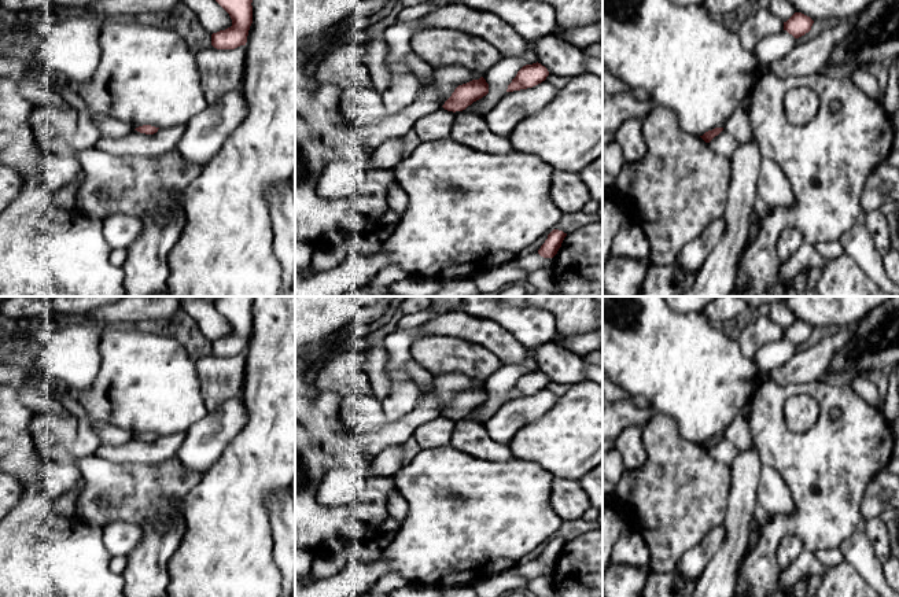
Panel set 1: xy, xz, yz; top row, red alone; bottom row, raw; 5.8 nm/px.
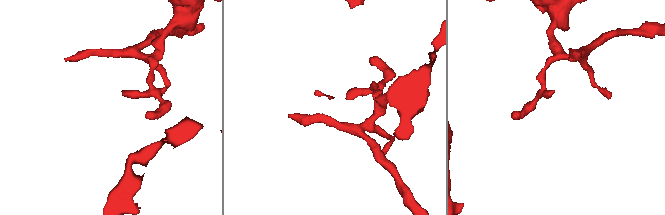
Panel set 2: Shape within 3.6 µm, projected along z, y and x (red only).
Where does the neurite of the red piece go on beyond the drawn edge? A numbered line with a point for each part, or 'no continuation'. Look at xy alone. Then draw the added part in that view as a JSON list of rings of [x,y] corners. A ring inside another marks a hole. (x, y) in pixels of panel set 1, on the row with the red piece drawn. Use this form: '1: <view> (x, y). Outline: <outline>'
no continuation

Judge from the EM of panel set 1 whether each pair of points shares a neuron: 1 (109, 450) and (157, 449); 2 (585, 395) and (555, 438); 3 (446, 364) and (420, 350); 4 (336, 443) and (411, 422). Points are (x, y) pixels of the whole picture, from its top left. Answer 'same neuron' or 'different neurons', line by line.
1: same neuron
2: same neuron
3: same neuron
4: same neuron

